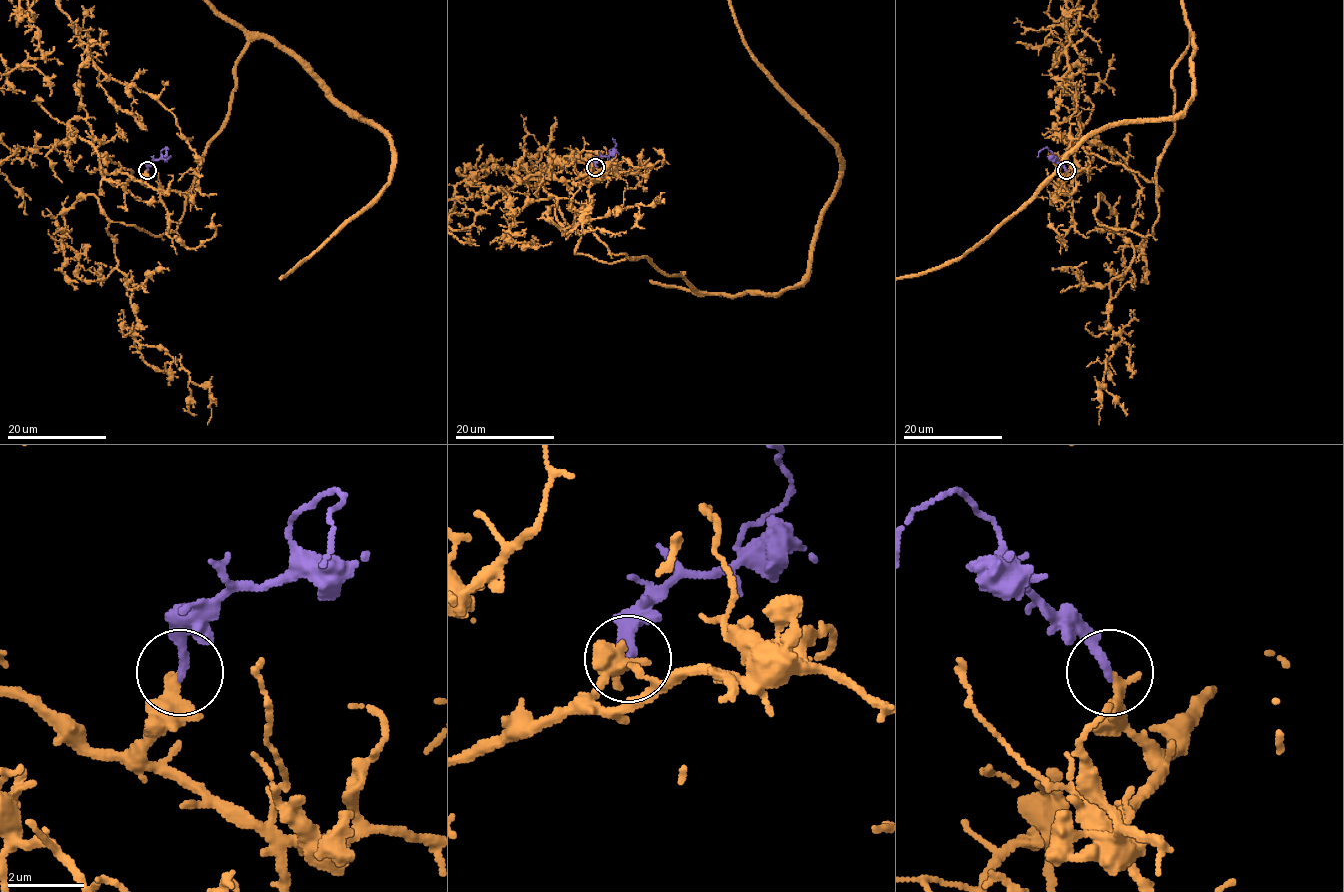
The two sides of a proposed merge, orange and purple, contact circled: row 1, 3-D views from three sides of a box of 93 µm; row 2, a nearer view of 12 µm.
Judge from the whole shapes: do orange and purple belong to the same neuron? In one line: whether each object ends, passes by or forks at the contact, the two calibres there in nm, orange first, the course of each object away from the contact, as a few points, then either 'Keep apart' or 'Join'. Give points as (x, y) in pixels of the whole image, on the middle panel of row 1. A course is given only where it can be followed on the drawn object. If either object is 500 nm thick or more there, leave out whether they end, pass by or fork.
At the ring orange ends. At the ring purple ends. Thickness 320 nm (orange) against 240 nm. Course of orange: (595, 166), (517, 181), (575, 253), (709, 294), (793, 289), (838, 180), (731, 5). Course of purple: (595, 166), (595, 163), (606, 157), (616, 144), (612, 138). Join

